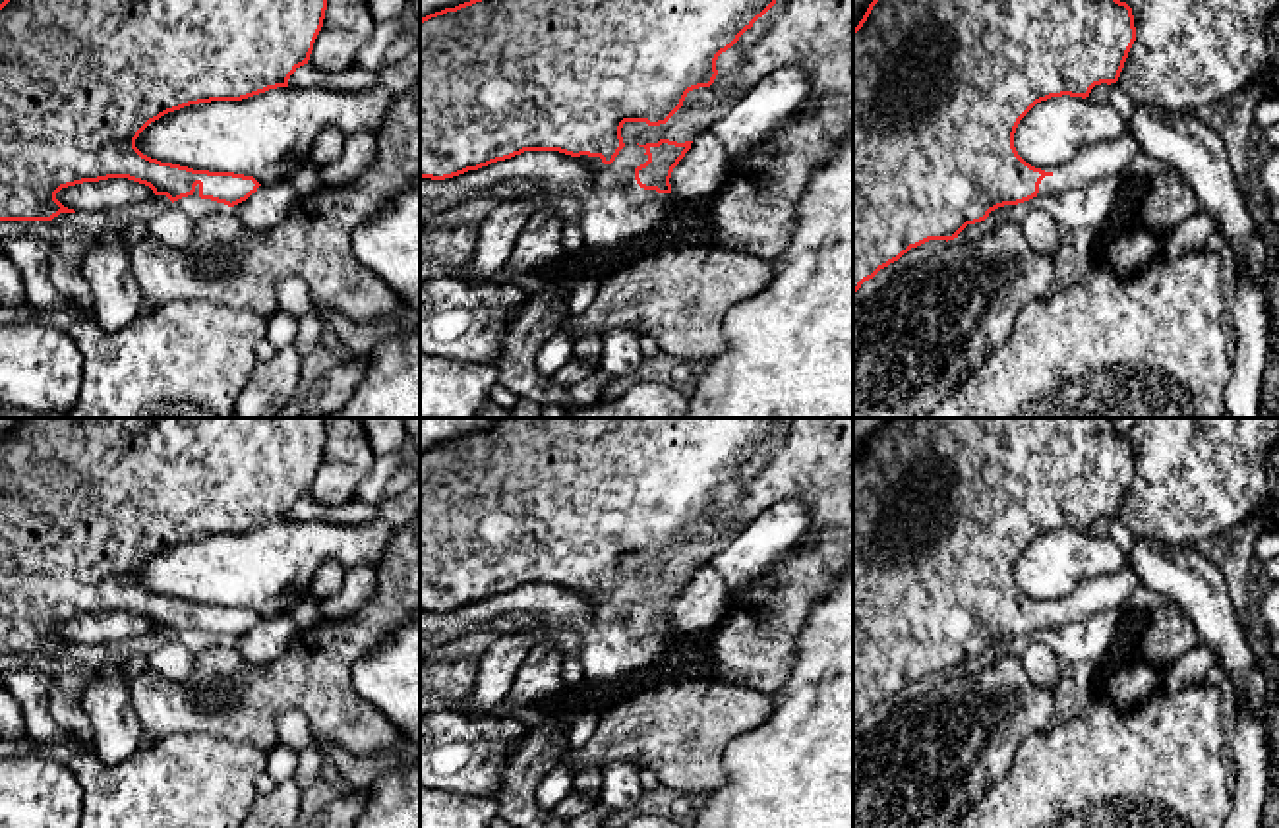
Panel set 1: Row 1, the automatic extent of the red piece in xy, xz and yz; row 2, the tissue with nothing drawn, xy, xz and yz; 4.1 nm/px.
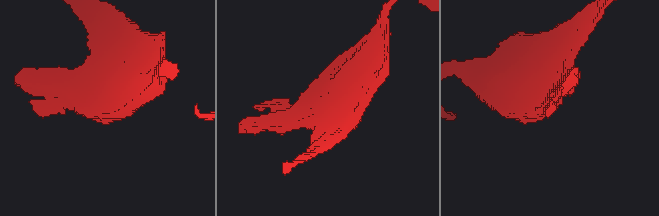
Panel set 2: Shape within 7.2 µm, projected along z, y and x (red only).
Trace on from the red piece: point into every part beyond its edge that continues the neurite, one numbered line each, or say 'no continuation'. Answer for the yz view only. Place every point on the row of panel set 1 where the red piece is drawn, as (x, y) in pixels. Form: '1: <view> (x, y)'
1: yz (1094, 163)

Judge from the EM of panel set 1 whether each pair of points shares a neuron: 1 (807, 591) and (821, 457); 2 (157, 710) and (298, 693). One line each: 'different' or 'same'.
1: same
2: same

